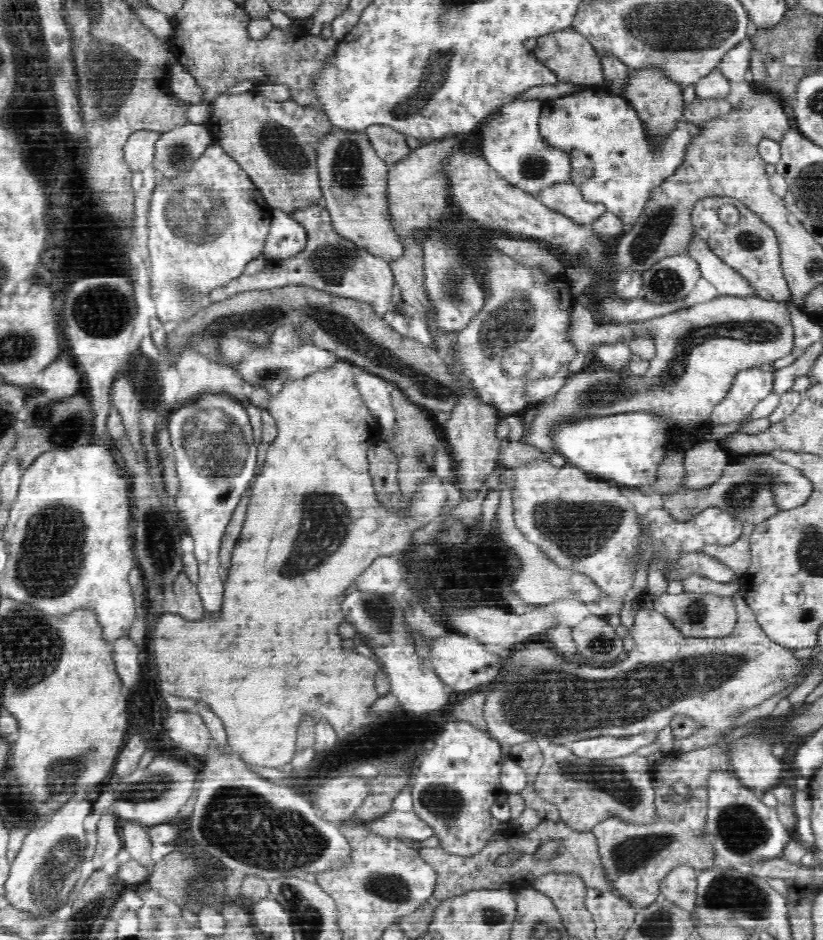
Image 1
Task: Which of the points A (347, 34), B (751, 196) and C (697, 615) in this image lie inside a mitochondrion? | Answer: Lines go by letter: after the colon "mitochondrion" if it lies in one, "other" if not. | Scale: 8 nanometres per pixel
A: other
B: other
C: mitochondrion

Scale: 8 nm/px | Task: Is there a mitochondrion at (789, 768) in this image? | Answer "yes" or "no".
no

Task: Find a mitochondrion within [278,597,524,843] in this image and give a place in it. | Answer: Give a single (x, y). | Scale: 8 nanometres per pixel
(442, 801)

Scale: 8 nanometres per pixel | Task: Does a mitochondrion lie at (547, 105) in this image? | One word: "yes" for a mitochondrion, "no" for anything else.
no

